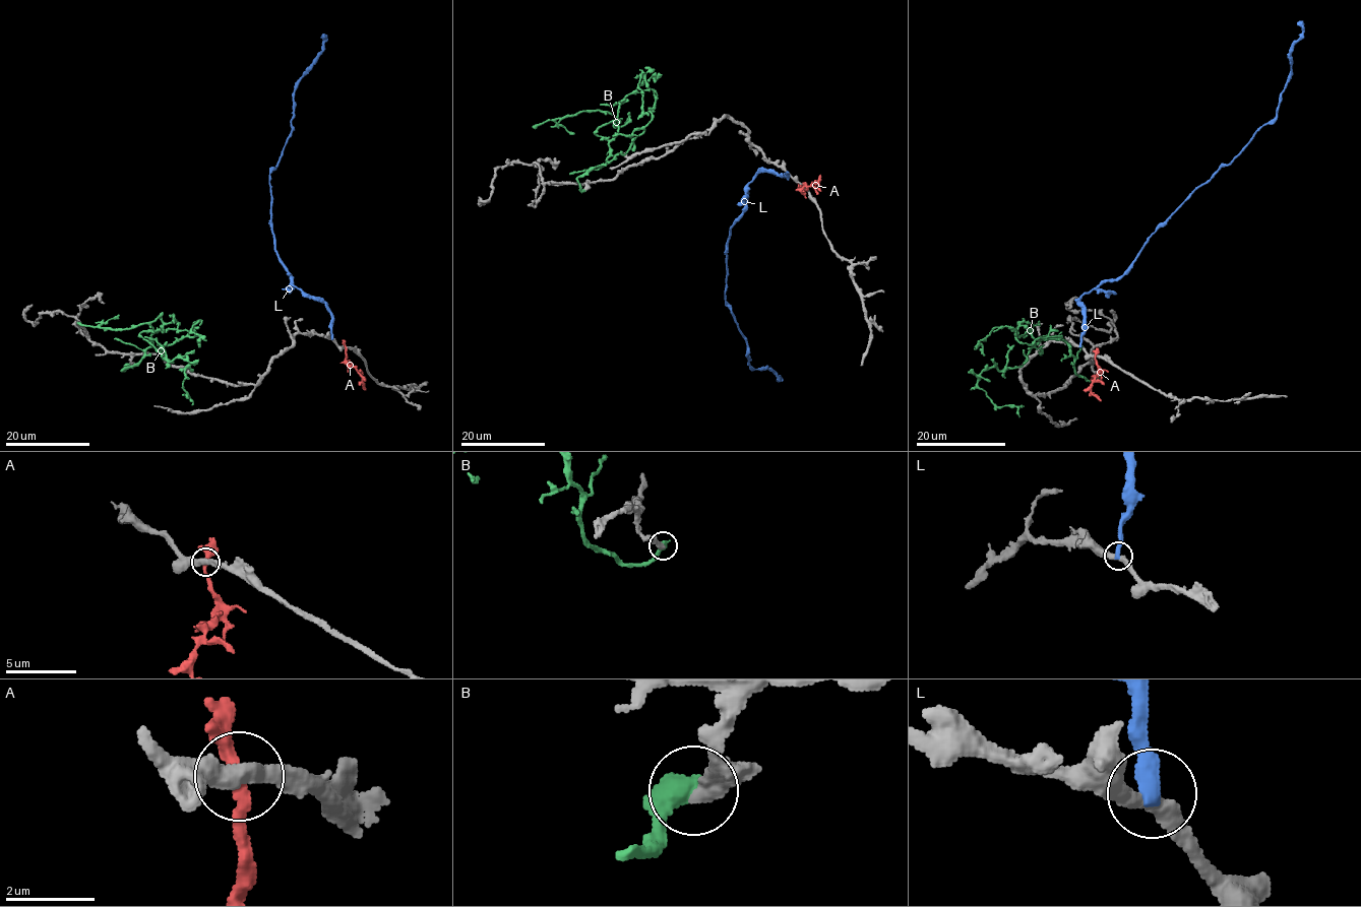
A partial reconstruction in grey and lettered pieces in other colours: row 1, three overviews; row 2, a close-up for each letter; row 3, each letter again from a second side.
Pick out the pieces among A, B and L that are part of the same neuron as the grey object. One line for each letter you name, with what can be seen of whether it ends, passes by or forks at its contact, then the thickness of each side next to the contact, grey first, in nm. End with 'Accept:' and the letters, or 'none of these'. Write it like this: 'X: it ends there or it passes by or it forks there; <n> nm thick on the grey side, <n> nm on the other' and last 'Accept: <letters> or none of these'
Accept: none of these

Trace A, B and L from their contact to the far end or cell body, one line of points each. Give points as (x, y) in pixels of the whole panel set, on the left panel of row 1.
A: (345, 347), (346, 362), (362, 378), (365, 389)
B: (128, 365), (122, 371), (137, 362), (153, 330), (139, 333), (164, 359), (188, 364), (183, 389), (192, 405)
L: (332, 337), (327, 305), (293, 284), (275, 250), (269, 174), (290, 133), (297, 83), (322, 51), (323, 34)

